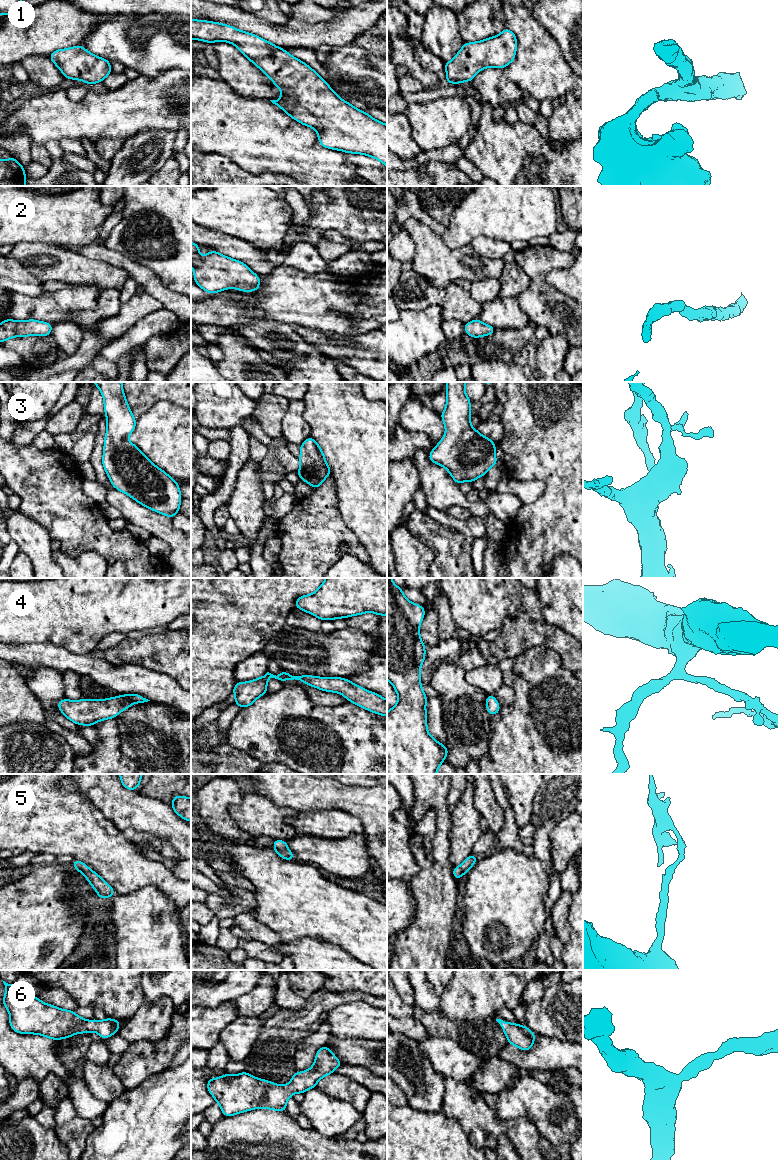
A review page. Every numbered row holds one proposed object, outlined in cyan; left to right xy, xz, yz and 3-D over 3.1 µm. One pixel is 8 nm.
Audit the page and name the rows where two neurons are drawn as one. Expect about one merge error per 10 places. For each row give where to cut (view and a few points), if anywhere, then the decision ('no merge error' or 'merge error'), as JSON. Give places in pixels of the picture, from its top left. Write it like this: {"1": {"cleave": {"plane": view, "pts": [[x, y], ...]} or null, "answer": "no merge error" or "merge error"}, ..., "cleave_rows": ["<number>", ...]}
{"1": {"cleave": null, "answer": "no merge error"}, "2": {"cleave": null, "answer": "no merge error"}, "3": {"cleave": null, "answer": "no merge error"}, "4": {"cleave": null, "answer": "no merge error"}, "5": {"cleave": null, "answer": "no merge error"}, "6": {"cleave": null, "answer": "no merge error"}, "cleave_rows": []}

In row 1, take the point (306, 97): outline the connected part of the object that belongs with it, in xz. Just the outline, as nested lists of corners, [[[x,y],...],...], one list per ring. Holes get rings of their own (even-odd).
[[[191,19],[191,39],[211,44],[224,41],[235,45],[280,89],[281,98],[270,101],[299,123],[315,129],[321,146],[367,155],[387,167],[387,125],[341,99],[317,72],[285,49],[233,26],[205,20]]]

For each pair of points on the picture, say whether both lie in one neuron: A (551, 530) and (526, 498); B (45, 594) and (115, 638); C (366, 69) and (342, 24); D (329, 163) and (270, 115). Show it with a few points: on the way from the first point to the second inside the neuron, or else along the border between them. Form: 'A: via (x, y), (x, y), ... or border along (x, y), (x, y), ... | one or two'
A: border along (545, 486), (544, 492), (533, 502), (522, 505) | two
B: border along (126, 633), (108, 633), (93, 649) | two
C: border along (350, 43), (336, 45), (333, 48) | two
D: via (313, 163), (279, 131) | one

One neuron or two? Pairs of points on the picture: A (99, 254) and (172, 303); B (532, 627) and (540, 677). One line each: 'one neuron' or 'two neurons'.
A: one neuron
B: two neurons

